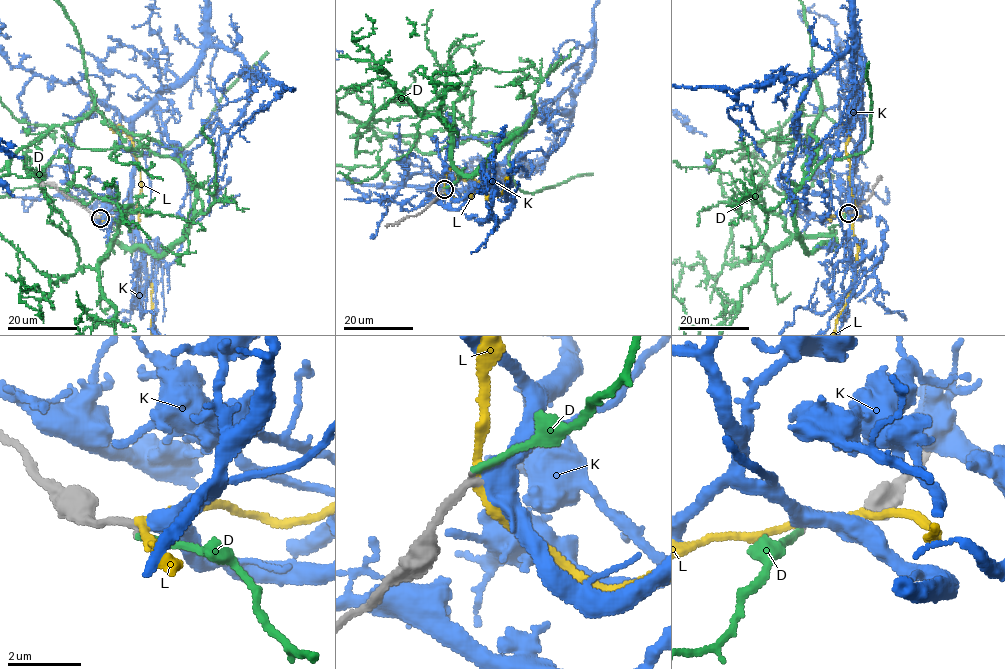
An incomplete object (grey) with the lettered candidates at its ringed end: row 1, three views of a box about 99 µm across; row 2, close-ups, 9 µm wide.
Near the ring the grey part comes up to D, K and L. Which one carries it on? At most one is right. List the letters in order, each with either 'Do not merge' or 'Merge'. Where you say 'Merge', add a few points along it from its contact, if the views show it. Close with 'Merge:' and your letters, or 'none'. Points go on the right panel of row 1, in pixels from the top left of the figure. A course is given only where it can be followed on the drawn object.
D: Do not merge
K: Do not merge
L: Do not merge
Merge: none

